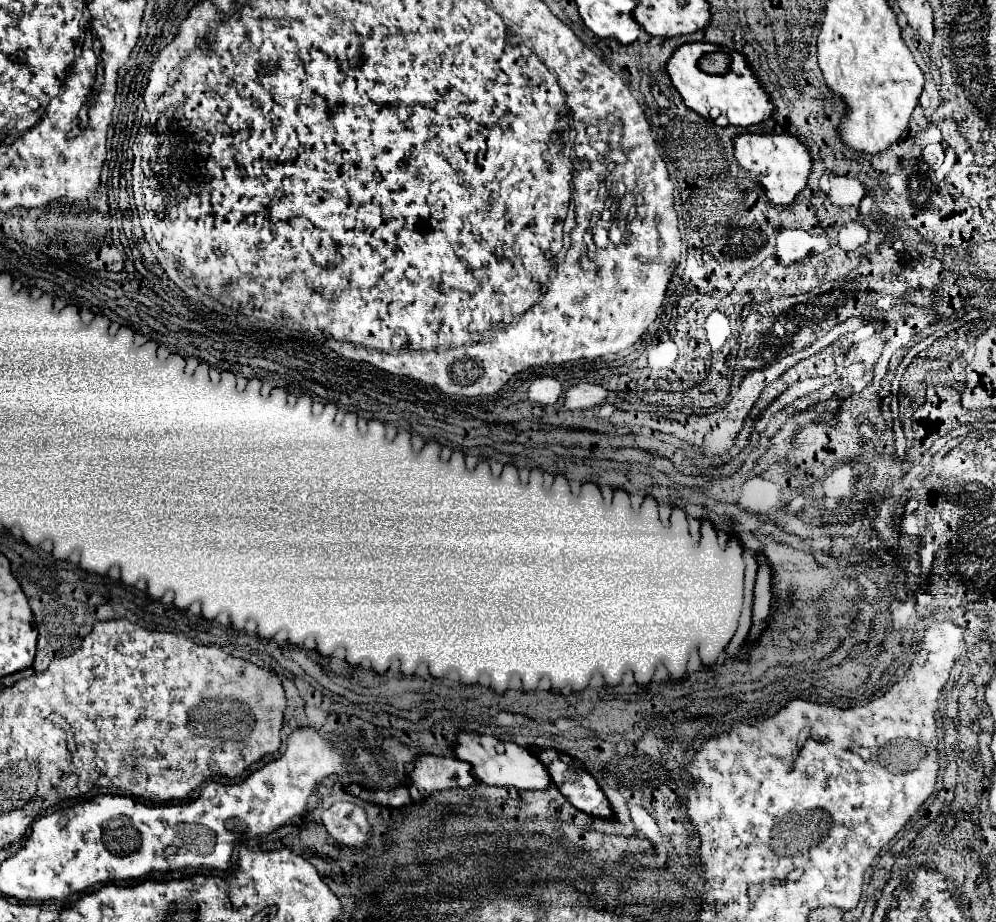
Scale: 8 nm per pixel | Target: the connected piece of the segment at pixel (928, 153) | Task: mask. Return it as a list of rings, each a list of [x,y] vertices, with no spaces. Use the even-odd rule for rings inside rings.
[[[929,144],[929,146],[923,150],[923,156],[921,156],[921,160],[927,162],[931,170],[939,168],[939,166],[943,164],[943,158],[945,158],[945,150],[943,150],[941,144]]]

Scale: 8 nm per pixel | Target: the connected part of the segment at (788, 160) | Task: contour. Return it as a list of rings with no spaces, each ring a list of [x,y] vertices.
[[[739,134],[733,138],[733,154],[739,166],[751,172],[751,176],[763,186],[767,198],[773,204],[791,204],[795,196],[807,186],[811,170],[811,158],[797,138],[787,134]]]

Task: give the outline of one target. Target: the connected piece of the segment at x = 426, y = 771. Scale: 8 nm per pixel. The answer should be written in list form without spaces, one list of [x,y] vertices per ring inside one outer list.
[[[421,754],[415,758],[409,778],[411,778],[413,790],[417,790],[415,794],[421,798],[433,790],[467,788],[467,786],[477,784],[469,768],[471,766],[467,766],[467,762],[461,762],[457,758]]]

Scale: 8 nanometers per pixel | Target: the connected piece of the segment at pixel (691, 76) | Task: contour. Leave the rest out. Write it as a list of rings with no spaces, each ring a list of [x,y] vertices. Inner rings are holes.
[[[709,42],[683,44],[667,60],[665,72],[667,72],[673,88],[681,94],[685,106],[695,110],[703,118],[715,122],[717,126],[729,126],[729,124],[733,124],[733,126],[751,126],[751,124],[759,124],[759,122],[767,120],[775,110],[773,102],[769,100],[765,90],[759,86],[757,76],[749,70],[747,60],[735,50],[725,50],[725,48],[721,48],[717,44],[709,44]],[[719,50],[729,54],[729,58],[731,58],[729,70],[725,74],[713,76],[713,74],[705,74],[703,70],[697,68],[697,62],[703,54],[719,52]]]

